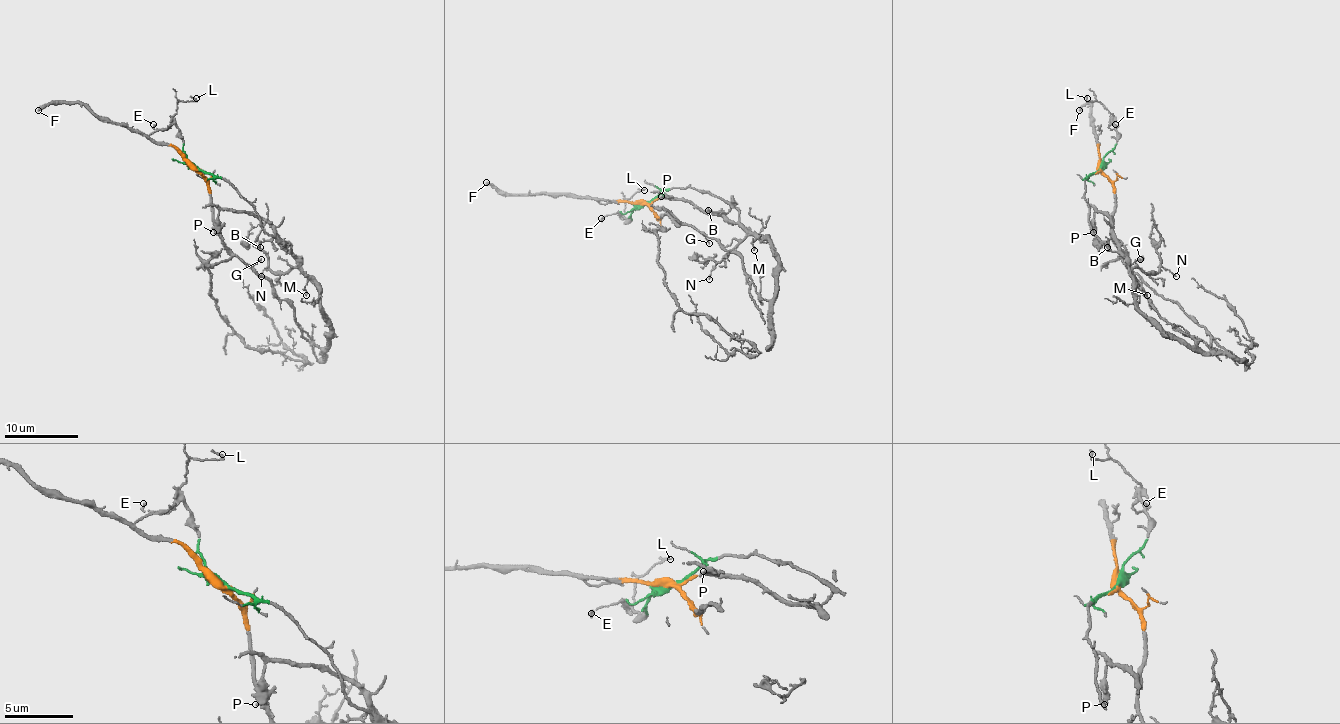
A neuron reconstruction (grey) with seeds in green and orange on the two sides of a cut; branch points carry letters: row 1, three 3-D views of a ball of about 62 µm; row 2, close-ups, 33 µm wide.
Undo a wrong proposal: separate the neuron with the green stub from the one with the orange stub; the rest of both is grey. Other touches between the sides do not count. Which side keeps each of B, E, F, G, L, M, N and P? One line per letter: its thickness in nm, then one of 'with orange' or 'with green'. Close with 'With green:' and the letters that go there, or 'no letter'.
B: 200 nm | with green
E: 130 nm | with green
F: 260 nm | with orange
G: 130 nm | with orange
L: 180 nm | with green
M: 90 nm | with green
N: 100 nm | with green
P: 420 nm | with green
With green: B, E, L, M, N, P

